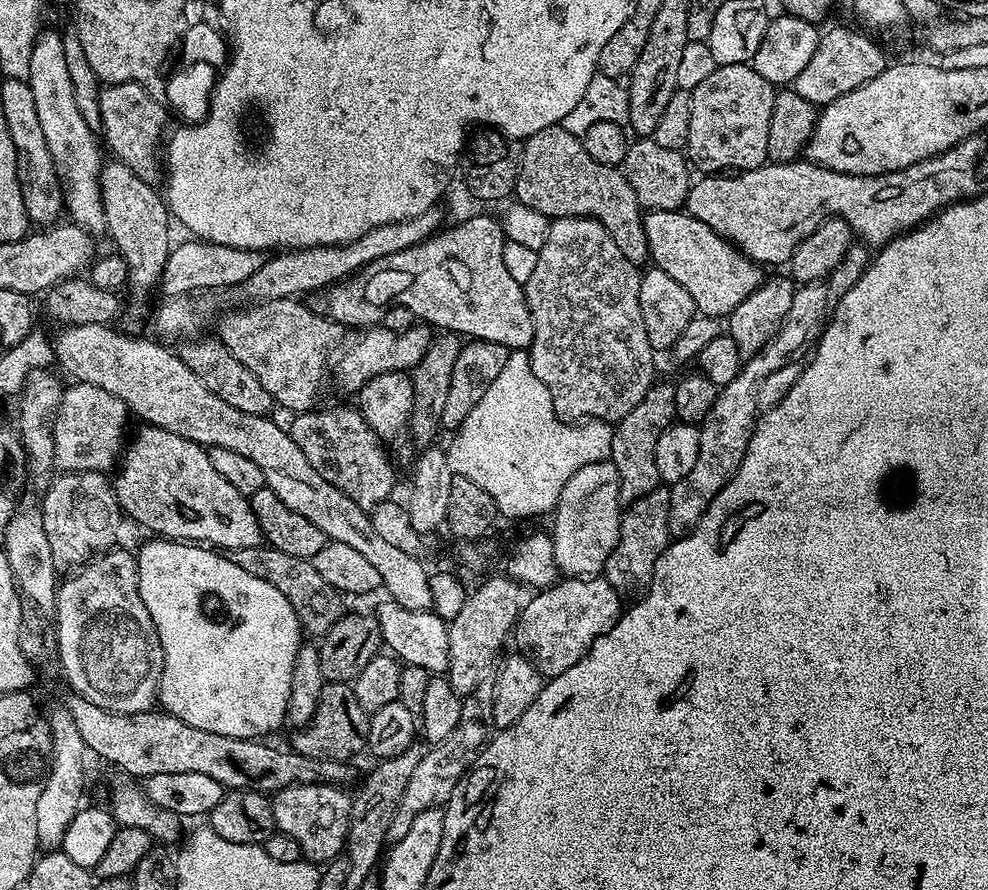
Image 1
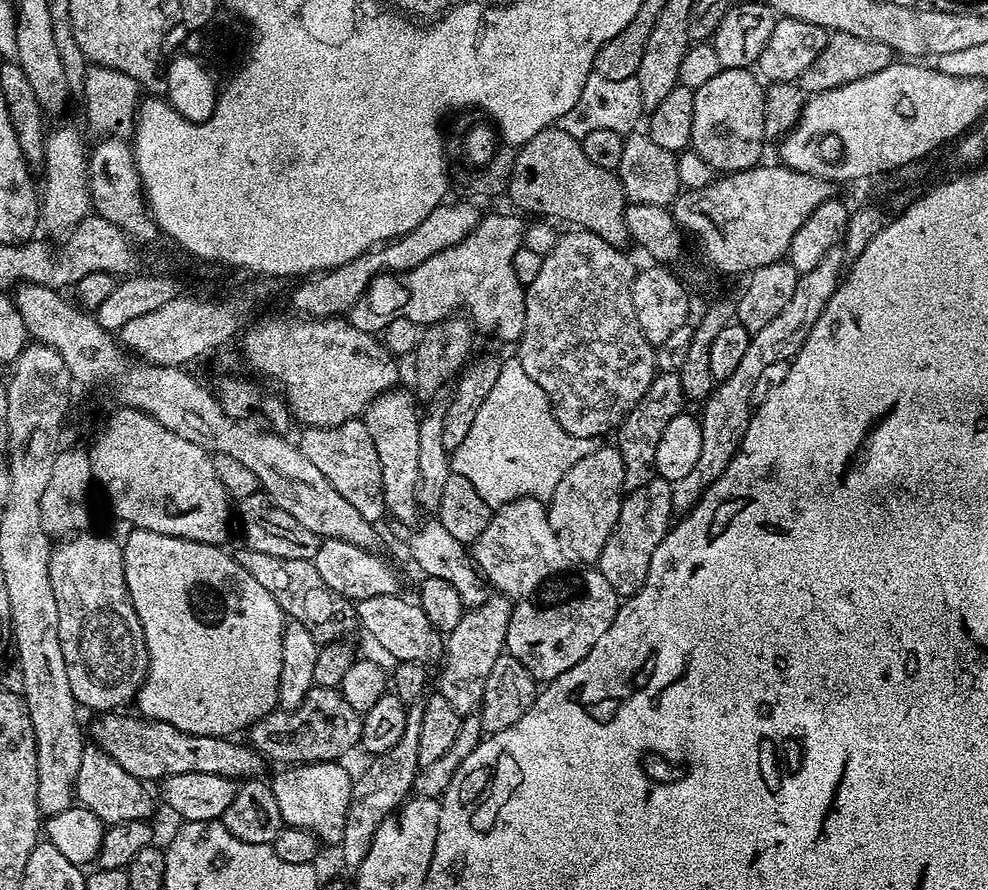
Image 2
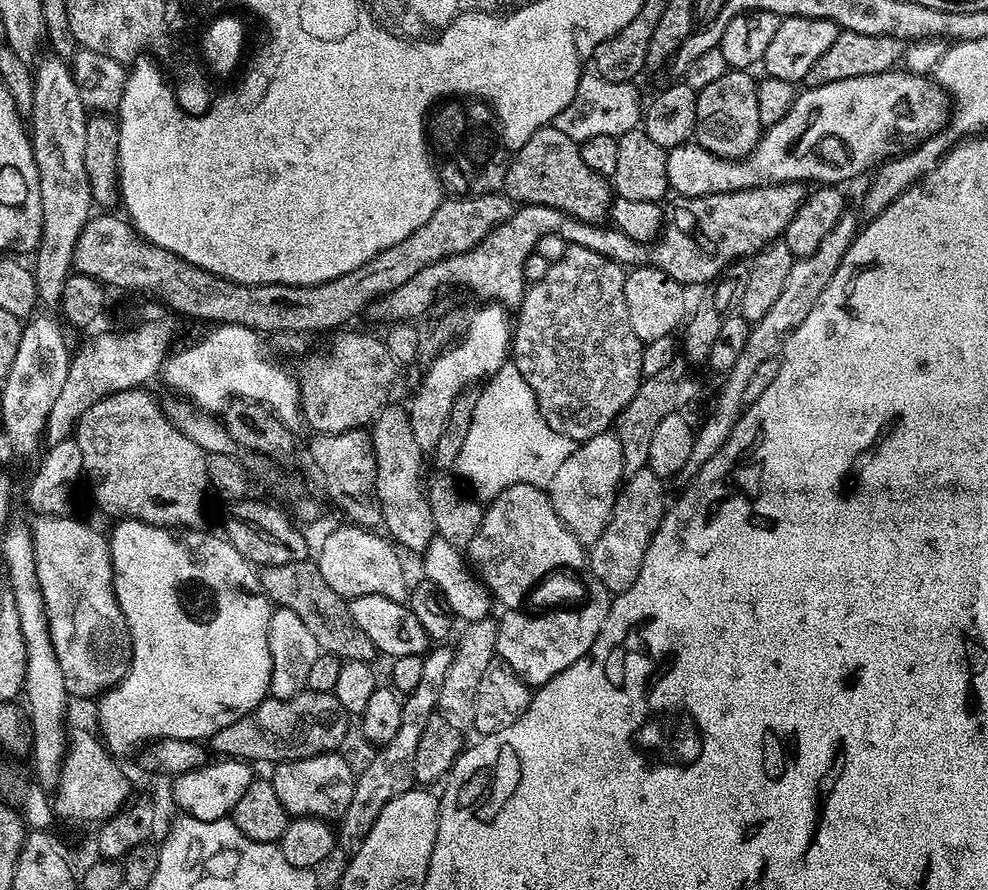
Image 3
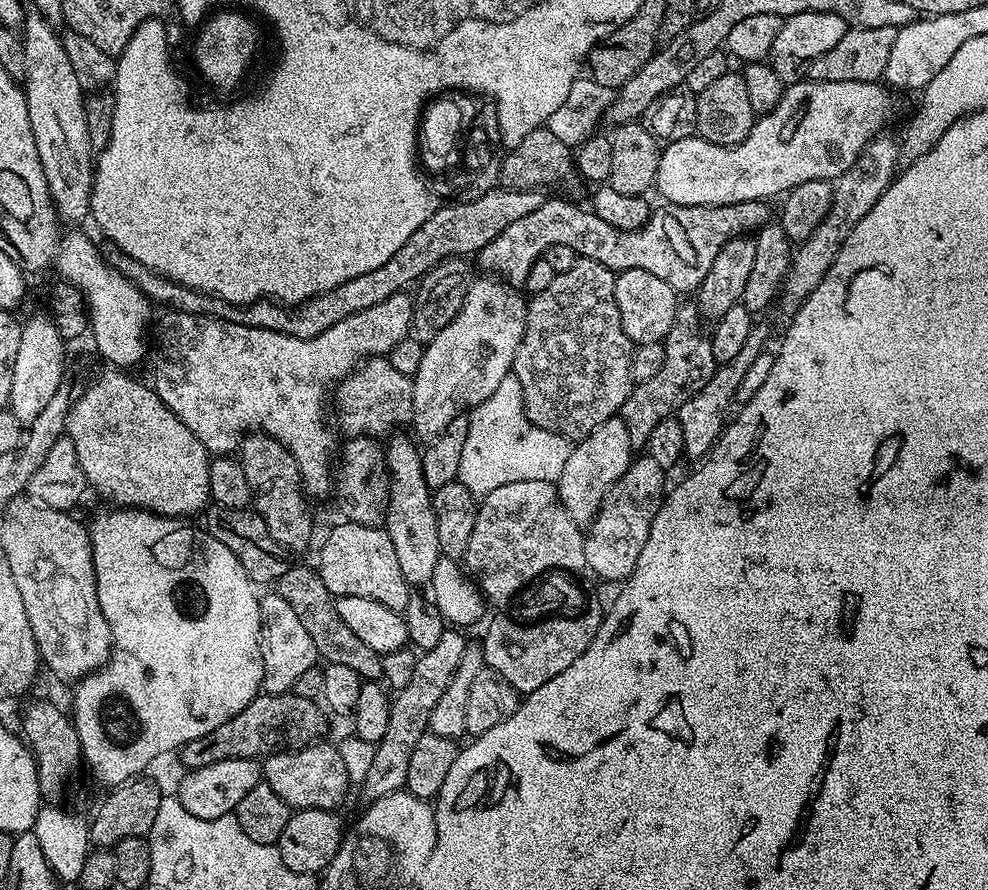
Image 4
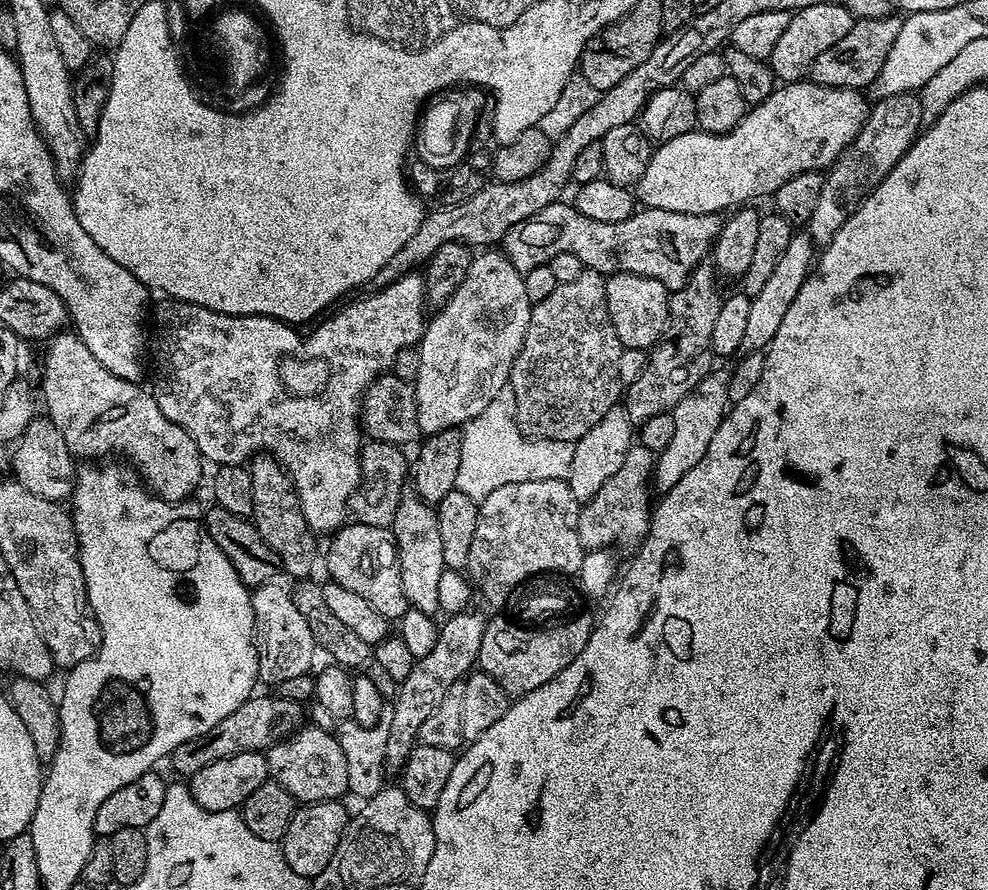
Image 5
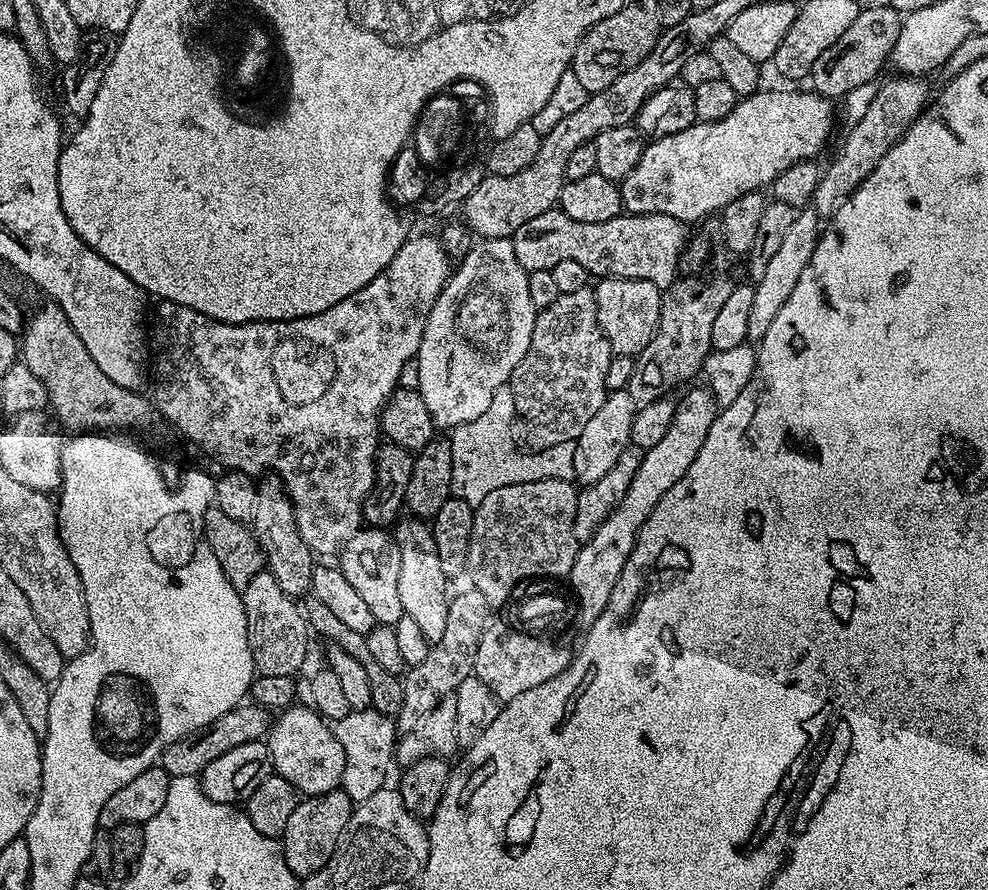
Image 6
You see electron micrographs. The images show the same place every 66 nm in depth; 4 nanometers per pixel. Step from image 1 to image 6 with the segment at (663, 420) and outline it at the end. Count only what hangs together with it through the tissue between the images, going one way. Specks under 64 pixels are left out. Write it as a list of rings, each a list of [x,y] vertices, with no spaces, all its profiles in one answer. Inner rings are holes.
[[[704,222],[699,225],[700,228],[697,232],[693,231],[691,233],[690,239],[684,249],[684,255],[680,258],[680,271],[676,274],[676,281],[672,283],[669,288],[663,289],[662,292],[662,306],[660,307],[660,321],[658,322],[658,330],[654,334],[654,338],[650,338],[650,342],[646,346],[646,350],[642,350],[640,355],[635,357],[636,361],[636,369],[634,370],[634,374],[630,378],[630,382],[627,386],[627,392],[630,394],[630,398],[633,402],[636,403],[637,408],[641,408],[642,406],[646,406],[650,402],[654,402],[655,400],[665,399],[669,395],[668,392],[671,388],[676,388],[679,384],[687,385],[689,382],[687,380],[692,380],[695,376],[699,377],[701,375],[704,360],[708,357],[708,353],[713,351],[712,339],[710,338],[710,333],[712,331],[712,327],[714,326],[714,317],[718,315],[718,310],[722,310],[722,305],[726,303],[726,298],[730,298],[730,294],[735,290],[738,277],[736,277],[736,260],[737,257],[732,253],[731,250],[726,246],[726,242],[724,241],[724,235],[720,233],[719,227],[715,223],[708,224],[712,222]]]

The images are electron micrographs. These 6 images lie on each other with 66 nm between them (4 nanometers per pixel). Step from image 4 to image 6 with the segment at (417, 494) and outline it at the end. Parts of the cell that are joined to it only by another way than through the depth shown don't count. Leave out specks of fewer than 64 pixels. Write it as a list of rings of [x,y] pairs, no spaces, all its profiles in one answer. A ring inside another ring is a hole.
[[[401,519],[395,525],[394,535],[398,546],[398,598],[402,598],[402,610],[404,615],[414,618],[422,634],[426,634],[429,645],[434,645],[438,638],[442,638],[446,627],[450,578],[442,574],[442,561],[438,559],[438,546],[434,546],[434,534],[423,519]]]

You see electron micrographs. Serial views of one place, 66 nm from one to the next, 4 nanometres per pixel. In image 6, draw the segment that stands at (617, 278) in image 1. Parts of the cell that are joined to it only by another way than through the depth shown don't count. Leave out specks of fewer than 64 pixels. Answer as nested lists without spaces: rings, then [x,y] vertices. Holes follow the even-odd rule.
[[[591,287],[562,292],[546,310],[536,313],[530,350],[518,362],[510,387],[519,423],[532,431],[540,448],[577,440],[586,422],[598,414],[606,395],[606,370],[610,370],[612,347],[598,324],[596,294]]]

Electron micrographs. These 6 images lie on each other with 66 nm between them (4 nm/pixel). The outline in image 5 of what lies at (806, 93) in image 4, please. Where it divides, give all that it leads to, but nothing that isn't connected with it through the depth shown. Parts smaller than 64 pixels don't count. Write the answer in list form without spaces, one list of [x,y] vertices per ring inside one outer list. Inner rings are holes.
[[[788,82],[783,86],[777,86],[770,94],[770,98],[766,98],[760,104],[753,104],[748,111],[744,113],[742,122],[738,122],[738,126],[734,126],[732,132],[726,134],[710,134],[693,130],[682,134],[678,138],[670,138],[663,142],[657,143],[652,149],[652,157],[650,158],[650,166],[646,166],[646,174],[642,174],[642,178],[634,186],[634,195],[643,207],[657,208],[658,210],[674,210],[682,214],[710,214],[711,212],[723,213],[723,208],[727,210],[735,209],[737,206],[747,205],[752,202],[755,196],[771,197],[784,182],[788,182],[795,175],[806,174],[807,172],[821,172],[831,168],[833,162],[844,152],[848,144],[862,130],[864,120],[868,116],[870,104],[866,99],[863,91],[855,88],[827,88],[821,84],[811,82]]]

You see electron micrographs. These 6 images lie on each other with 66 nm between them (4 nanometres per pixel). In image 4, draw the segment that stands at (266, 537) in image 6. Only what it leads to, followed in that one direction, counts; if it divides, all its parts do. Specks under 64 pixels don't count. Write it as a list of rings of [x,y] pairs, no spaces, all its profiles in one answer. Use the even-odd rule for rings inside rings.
[[[249,434],[240,443],[238,459],[246,470],[246,482],[250,482],[251,507],[266,522],[270,536],[289,553],[306,551],[312,540],[312,512],[302,491],[300,467],[294,454],[272,436]]]

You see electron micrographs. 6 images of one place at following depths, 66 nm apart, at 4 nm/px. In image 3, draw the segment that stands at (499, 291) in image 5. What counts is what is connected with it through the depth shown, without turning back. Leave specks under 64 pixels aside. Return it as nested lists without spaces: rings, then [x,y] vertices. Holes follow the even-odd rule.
[[[488,302],[480,307],[484,308],[477,307],[471,313],[468,329],[463,335],[449,344],[424,368],[424,381],[421,382],[412,404],[407,405],[410,427],[413,428],[414,438],[422,449],[435,448],[438,438],[442,438],[448,428],[450,410],[463,392],[487,381],[501,366],[509,363],[514,331],[509,309],[495,302]]]

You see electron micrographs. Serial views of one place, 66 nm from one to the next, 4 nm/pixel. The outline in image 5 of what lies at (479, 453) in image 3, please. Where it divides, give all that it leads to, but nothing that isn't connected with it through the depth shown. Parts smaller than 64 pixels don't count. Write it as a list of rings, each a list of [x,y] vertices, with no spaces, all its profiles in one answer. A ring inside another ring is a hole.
[[[511,387],[502,389],[473,420],[463,425],[462,463],[458,466],[455,491],[466,494],[470,499],[481,502],[498,486],[510,483],[535,482],[538,479],[567,481],[570,474],[568,456],[524,456],[524,444],[520,438],[525,434],[516,423],[516,403]]]

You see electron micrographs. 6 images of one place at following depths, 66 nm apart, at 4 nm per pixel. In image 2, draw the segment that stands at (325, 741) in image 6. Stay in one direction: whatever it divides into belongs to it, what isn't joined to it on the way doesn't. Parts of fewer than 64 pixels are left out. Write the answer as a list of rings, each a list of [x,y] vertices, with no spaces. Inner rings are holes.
[[[327,760],[321,764],[293,764],[281,767],[281,772],[276,777],[271,777],[274,798],[278,802],[278,814],[282,814],[287,827],[301,828],[314,834],[324,846],[338,846],[342,842],[342,830],[346,830],[346,810],[350,810],[354,779],[353,773],[348,773],[344,766],[343,763],[334,760]]]

